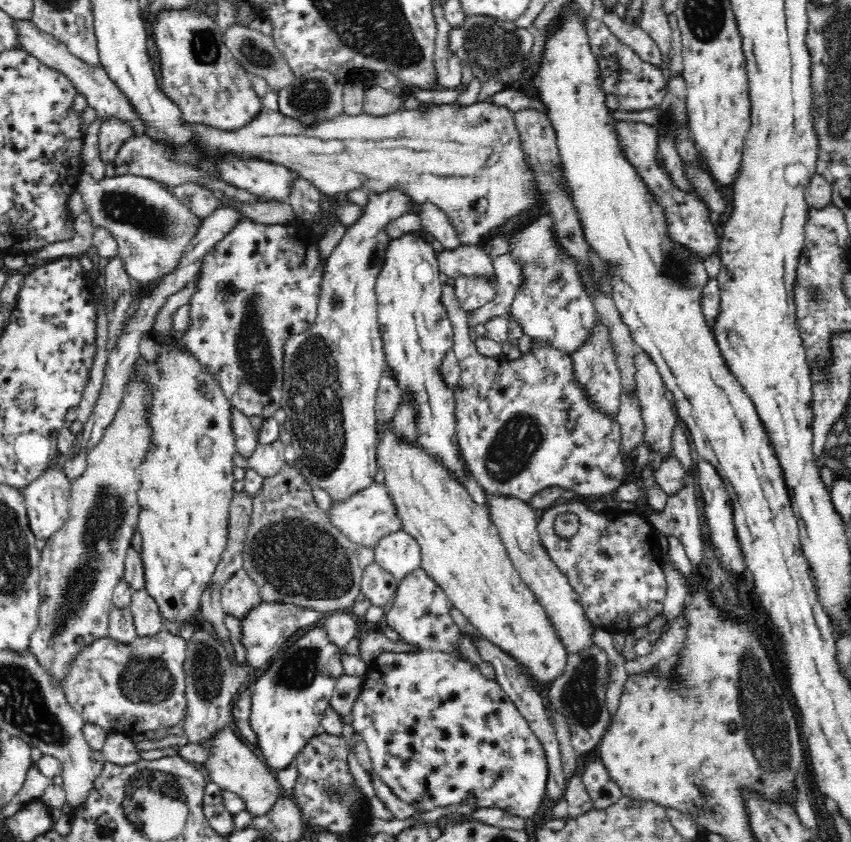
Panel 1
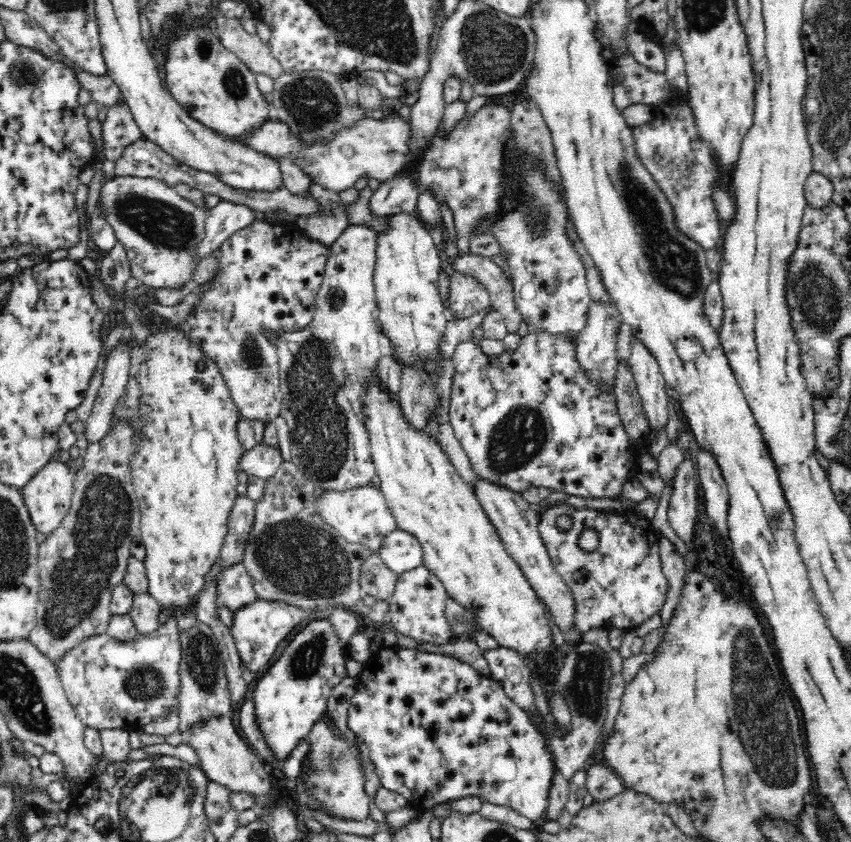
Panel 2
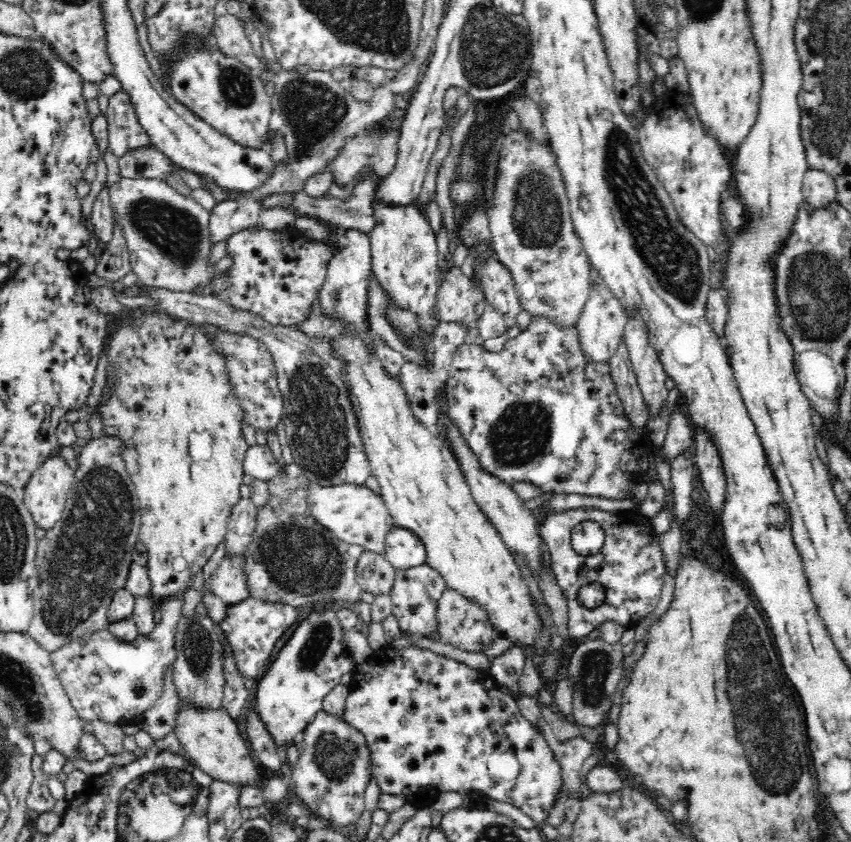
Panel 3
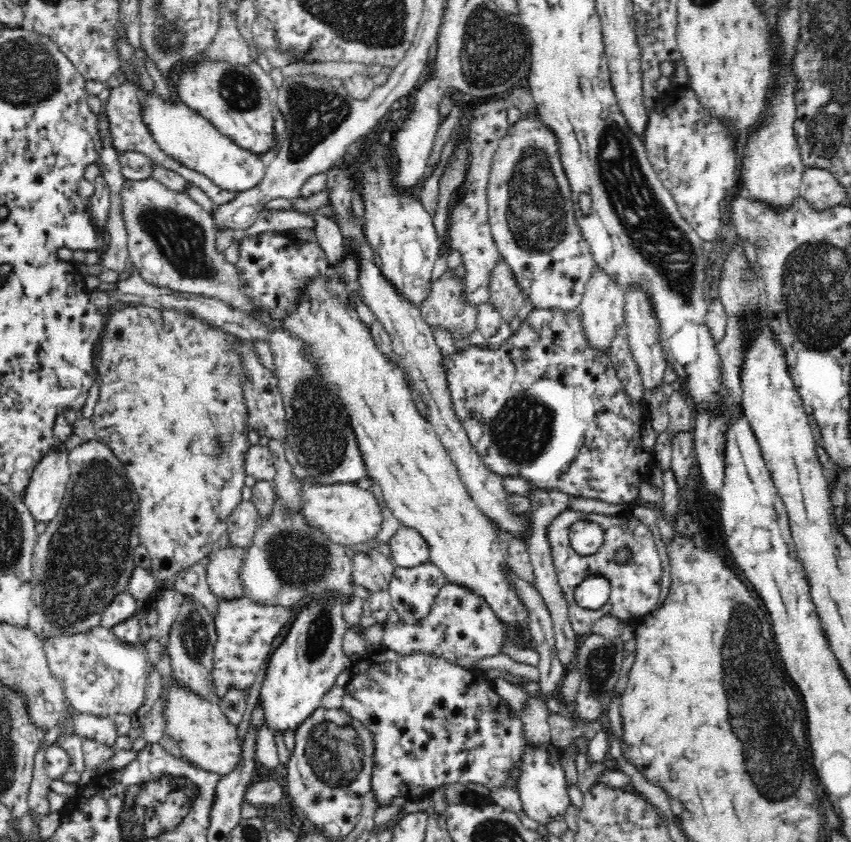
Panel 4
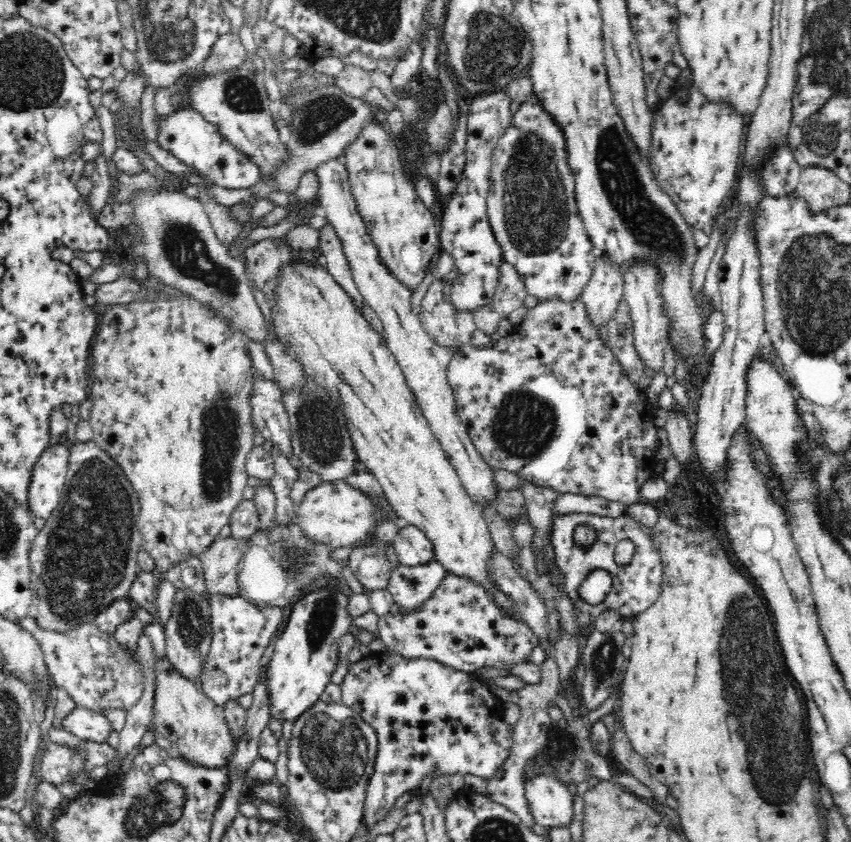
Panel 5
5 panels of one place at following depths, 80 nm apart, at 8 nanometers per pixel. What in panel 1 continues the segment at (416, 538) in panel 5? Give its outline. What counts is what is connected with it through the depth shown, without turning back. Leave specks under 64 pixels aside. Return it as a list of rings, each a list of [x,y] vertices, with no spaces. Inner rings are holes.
[[[402,529],[387,534],[373,549],[375,562],[398,581],[421,567],[420,545]]]

